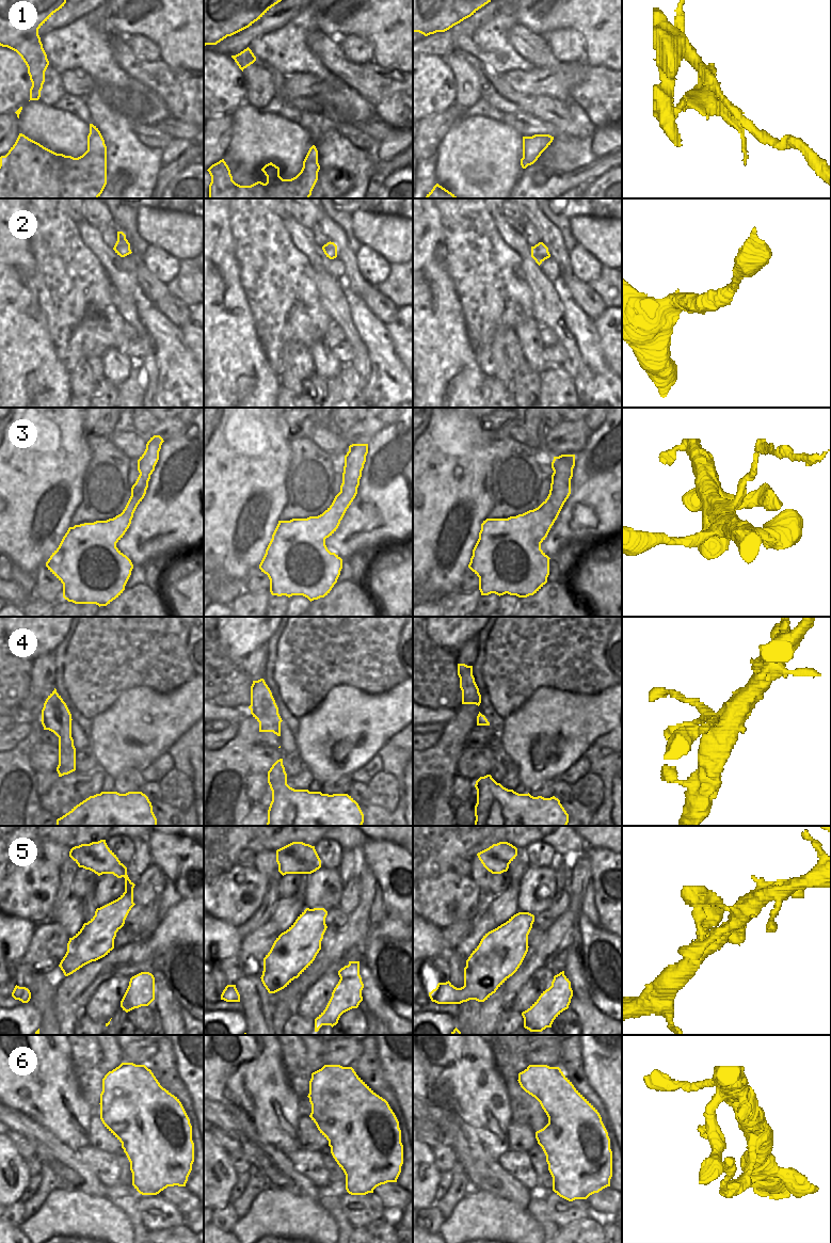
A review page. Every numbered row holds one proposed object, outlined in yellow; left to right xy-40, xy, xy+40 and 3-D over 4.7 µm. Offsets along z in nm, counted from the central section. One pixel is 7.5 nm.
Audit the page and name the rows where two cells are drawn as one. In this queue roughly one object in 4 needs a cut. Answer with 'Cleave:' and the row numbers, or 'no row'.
Cleave: 1, 3

